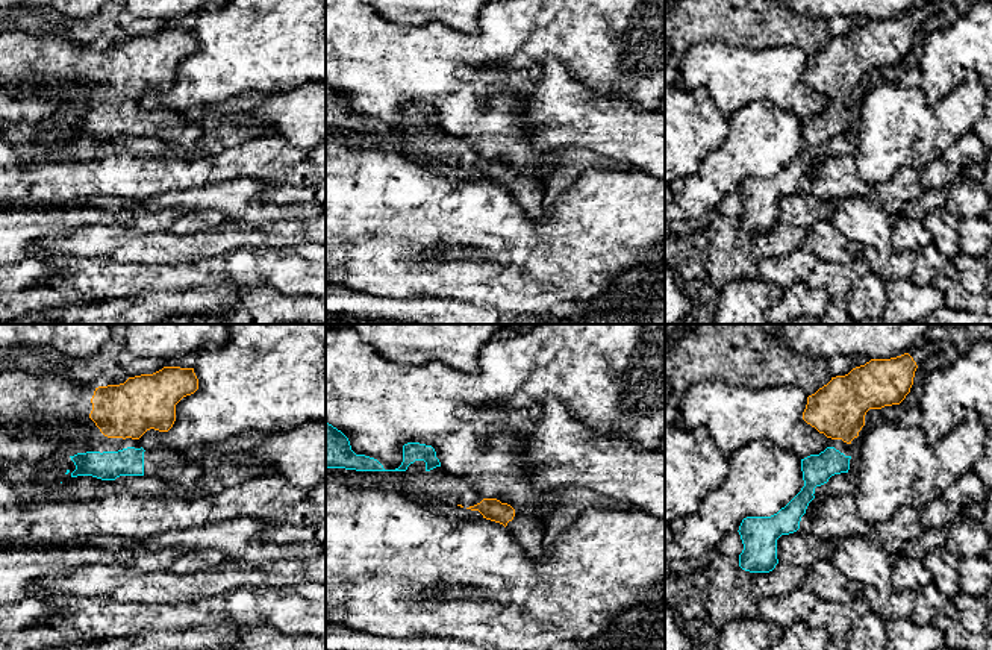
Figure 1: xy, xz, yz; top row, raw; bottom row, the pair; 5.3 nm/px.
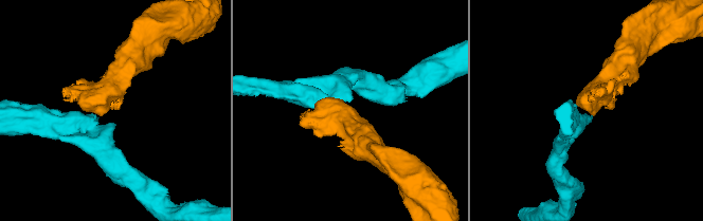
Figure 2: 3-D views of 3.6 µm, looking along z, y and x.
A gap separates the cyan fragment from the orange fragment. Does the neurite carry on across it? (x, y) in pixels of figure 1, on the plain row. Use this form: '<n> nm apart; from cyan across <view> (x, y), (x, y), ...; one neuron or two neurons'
50 nm apart; from cyan across xy (132, 108), (132, 99); one neuron

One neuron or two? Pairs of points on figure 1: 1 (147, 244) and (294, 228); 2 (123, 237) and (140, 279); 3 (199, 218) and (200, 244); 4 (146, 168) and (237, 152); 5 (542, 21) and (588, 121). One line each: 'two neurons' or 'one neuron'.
1: one neuron
2: two neurons
3: two neurons
4: one neuron
5: two neurons

